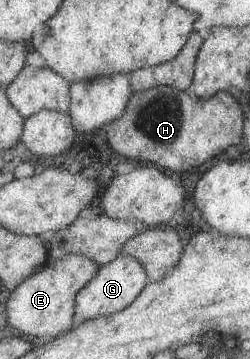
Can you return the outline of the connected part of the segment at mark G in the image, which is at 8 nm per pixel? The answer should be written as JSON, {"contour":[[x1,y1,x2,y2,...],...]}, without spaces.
{"contour":[[119,254,111,262,98,267,96,276,77,292,74,314,83,320,115,314,129,306,148,282,149,279,139,262]]}

